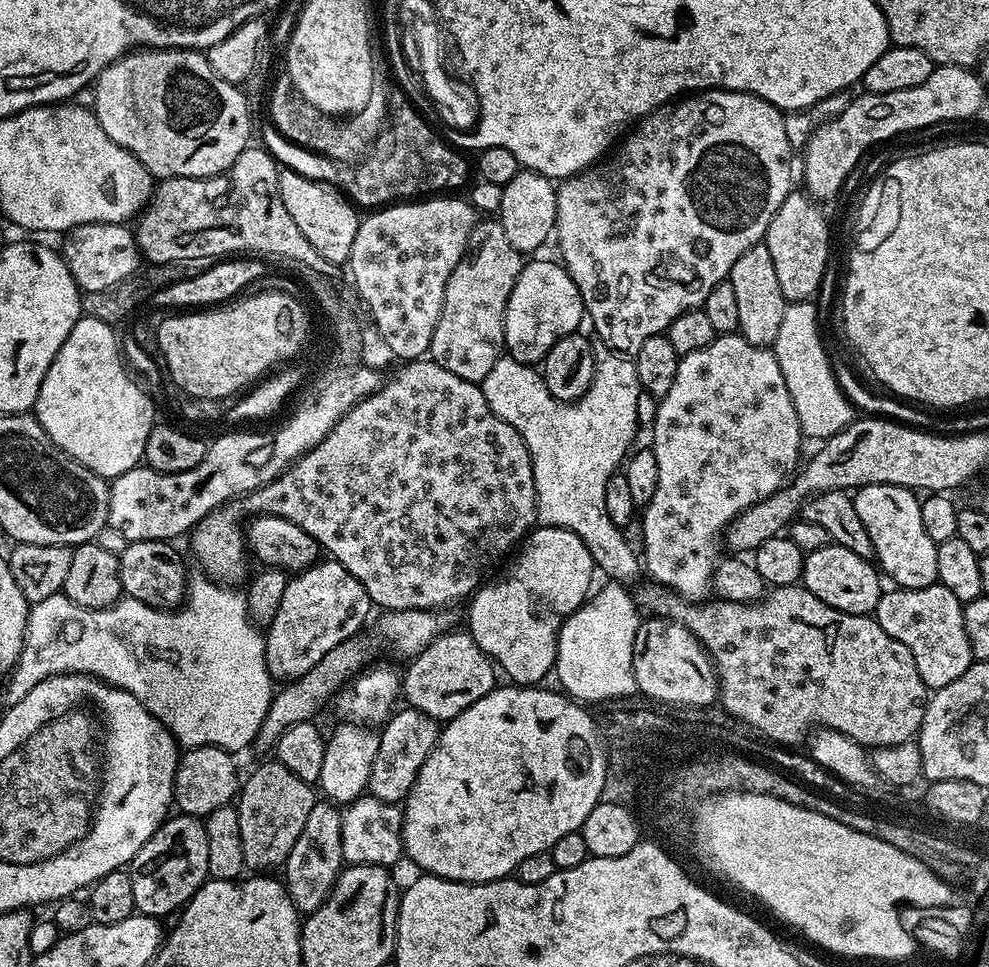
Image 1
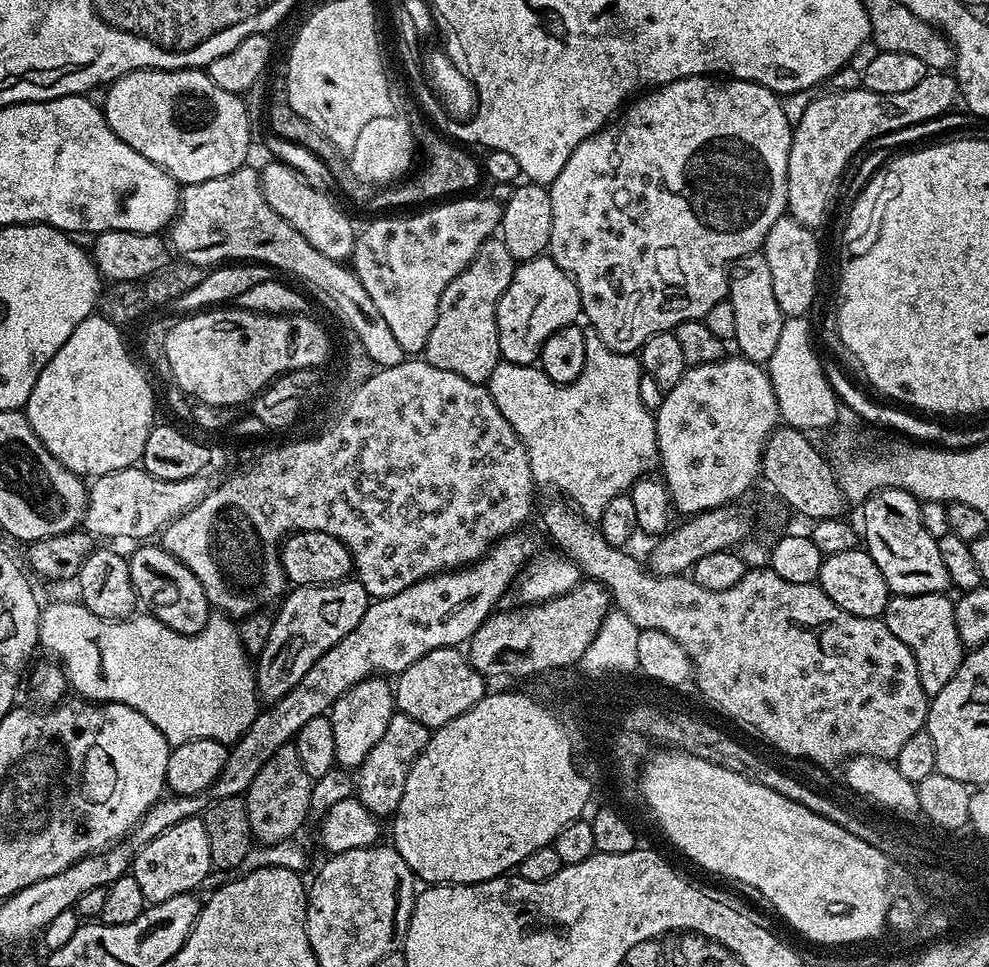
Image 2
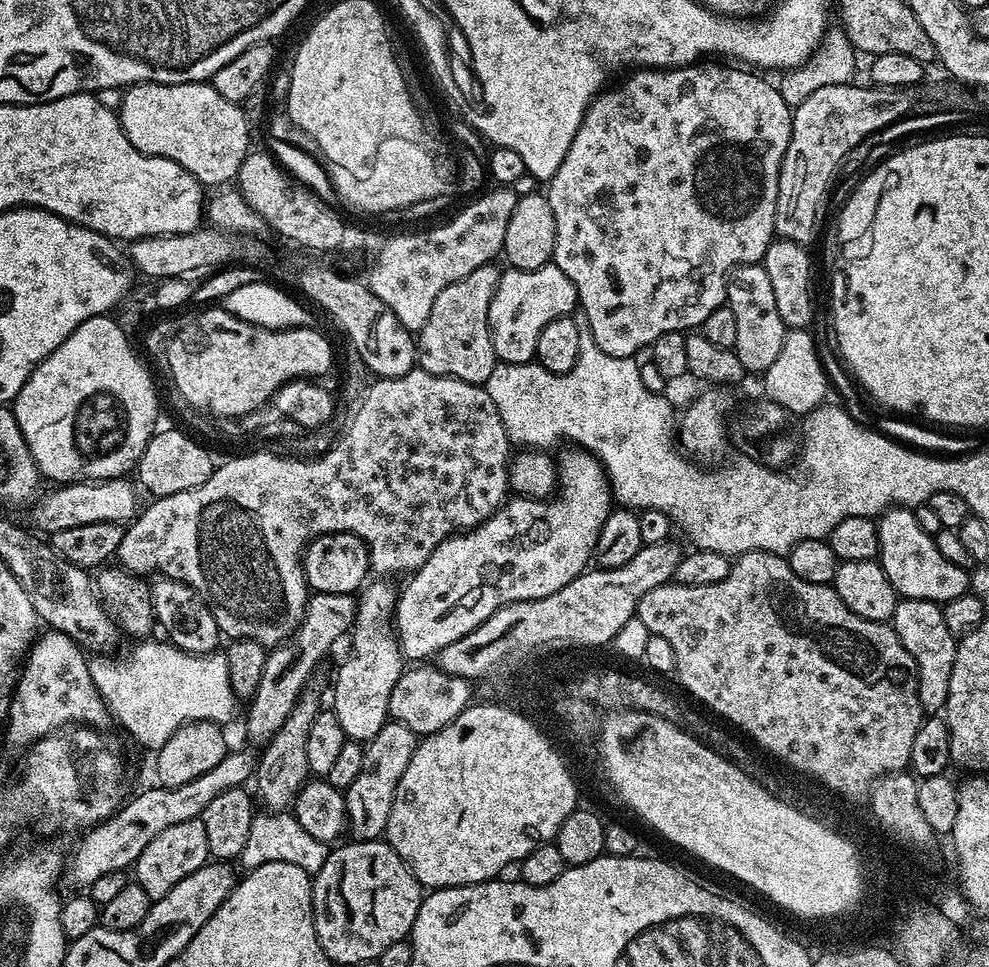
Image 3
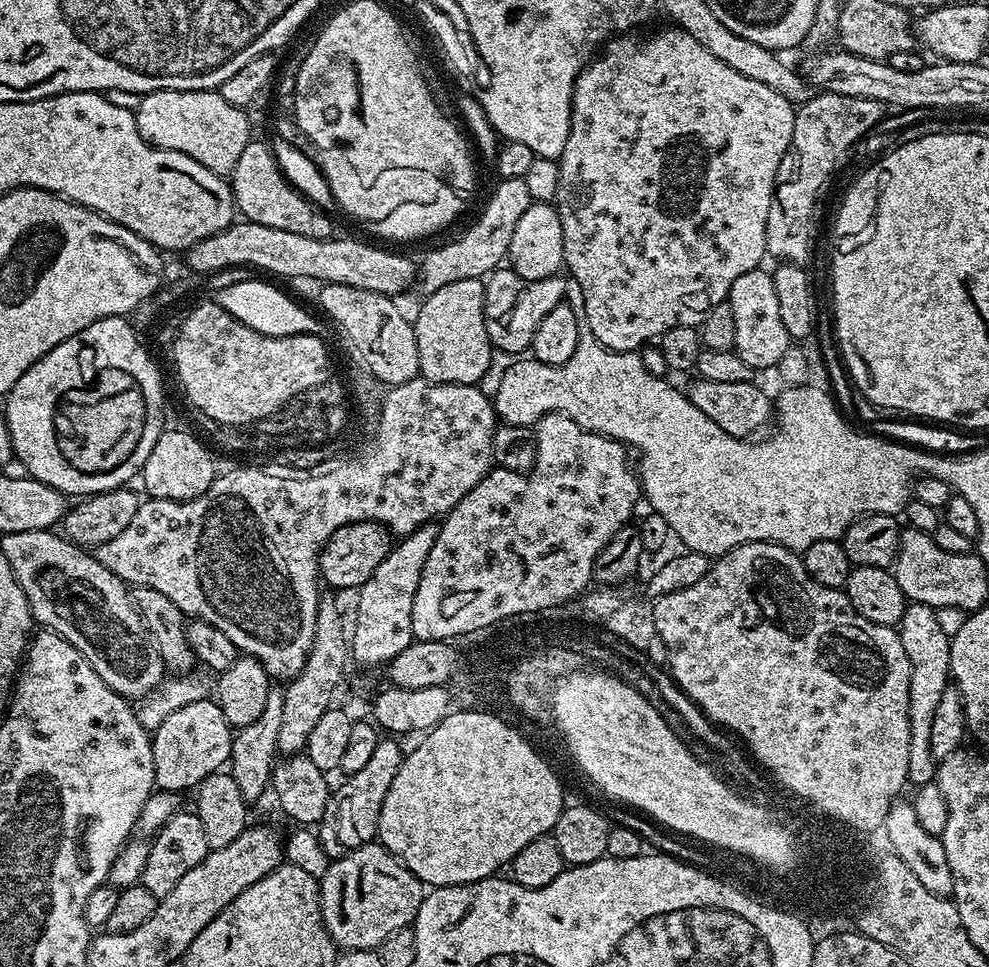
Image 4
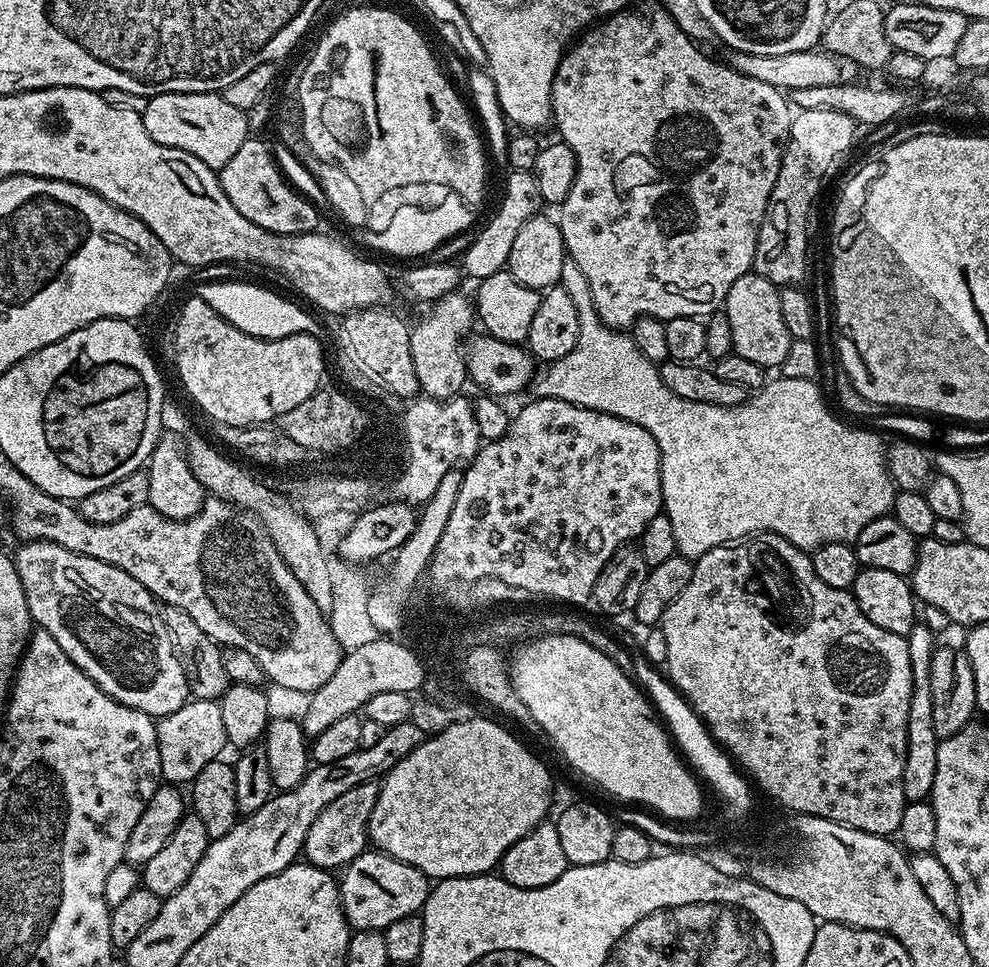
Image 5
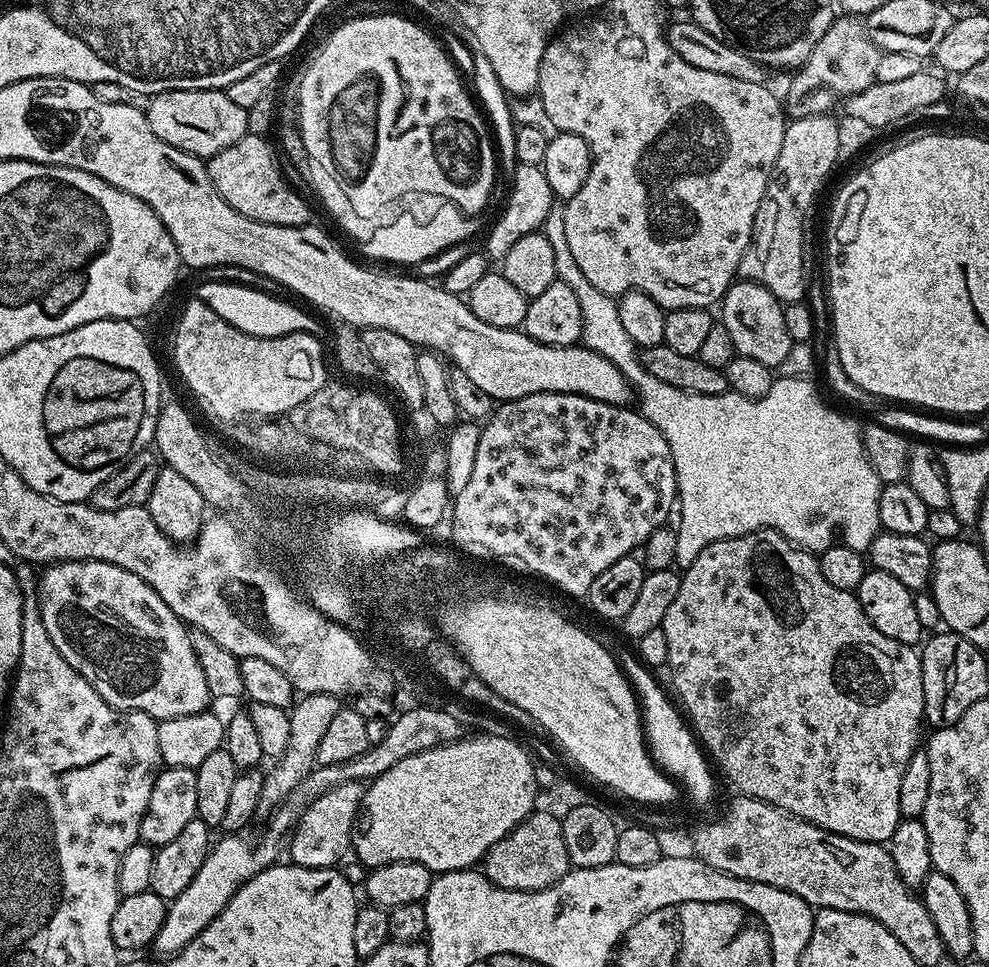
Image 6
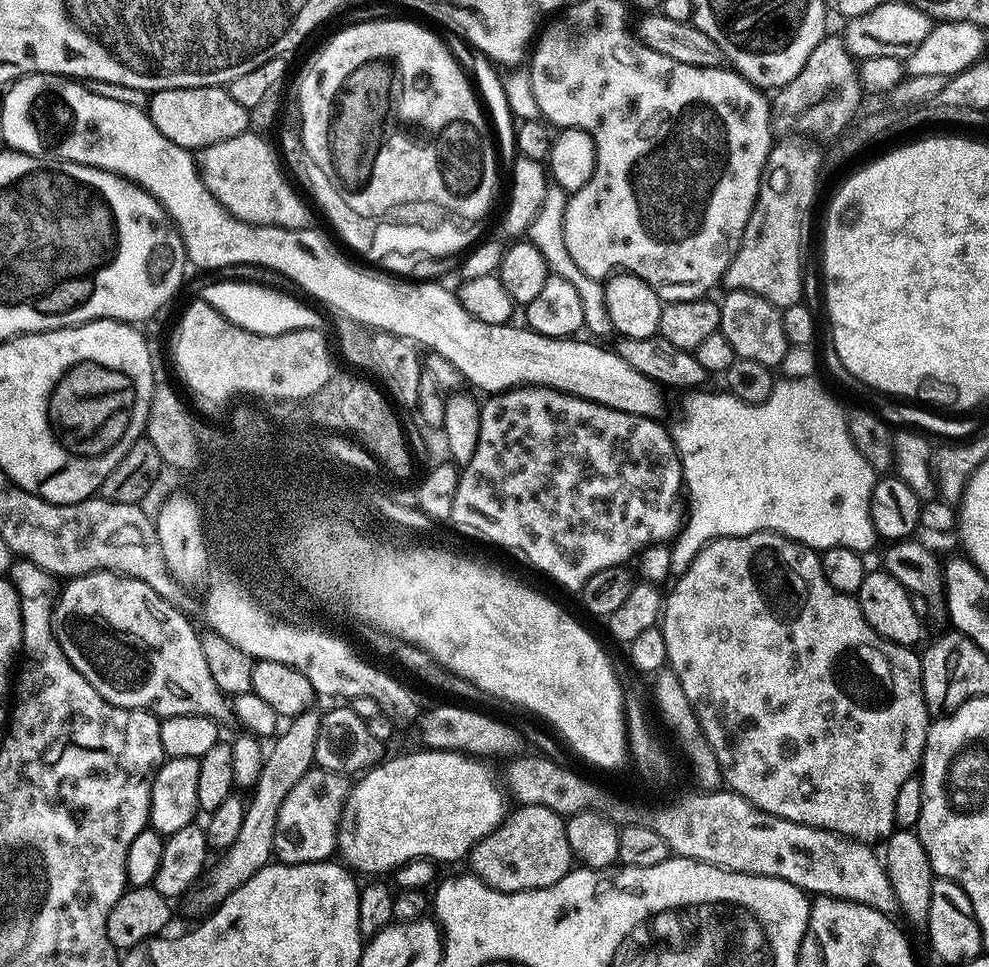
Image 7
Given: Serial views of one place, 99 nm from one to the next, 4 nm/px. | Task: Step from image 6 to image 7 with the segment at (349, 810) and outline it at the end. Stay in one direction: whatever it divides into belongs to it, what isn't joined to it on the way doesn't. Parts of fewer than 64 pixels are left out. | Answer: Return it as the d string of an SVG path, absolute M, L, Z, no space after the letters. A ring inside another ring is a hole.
M313 766L294 782L294 786L277 810L272 850L282 864L313 864L328 860L337 851L336 832L340 815L348 800L350 780L347 775Z

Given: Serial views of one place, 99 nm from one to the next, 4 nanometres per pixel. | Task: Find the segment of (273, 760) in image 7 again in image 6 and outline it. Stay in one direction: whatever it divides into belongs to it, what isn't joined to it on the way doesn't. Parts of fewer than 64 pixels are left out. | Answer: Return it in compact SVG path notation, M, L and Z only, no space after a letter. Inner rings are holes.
M309 692L301 695L291 705L288 717L290 718L290 738L286 742L286 750L275 757L272 769L264 772L262 782L262 796L256 810L257 817L267 818L283 804L284 800L317 767L316 755L318 754L318 742L322 742L324 731L330 726L330 722L336 720L340 713L341 701L329 692Z

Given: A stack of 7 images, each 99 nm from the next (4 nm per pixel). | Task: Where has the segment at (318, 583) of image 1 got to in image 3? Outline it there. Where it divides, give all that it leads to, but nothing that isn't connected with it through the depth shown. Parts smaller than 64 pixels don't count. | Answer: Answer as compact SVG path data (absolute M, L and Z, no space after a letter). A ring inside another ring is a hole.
M318 592L309 597L304 617L299 617L295 636L269 651L258 690L247 701L248 721L244 728L249 738L259 746L267 745L270 737L278 734L282 722L286 722L290 710L294 710L298 698L306 691L307 684L304 683L311 678L316 663L335 646L336 639L344 631L345 635L353 627L356 619L356 600L352 596Z

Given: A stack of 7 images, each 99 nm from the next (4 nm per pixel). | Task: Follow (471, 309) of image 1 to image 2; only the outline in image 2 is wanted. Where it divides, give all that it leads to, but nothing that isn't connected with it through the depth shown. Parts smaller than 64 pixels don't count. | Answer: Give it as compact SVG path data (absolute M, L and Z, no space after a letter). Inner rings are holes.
M493 238L484 243L474 254L470 266L442 290L442 298L438 302L438 322L434 322L434 330L430 330L430 338L422 353L423 359L438 370L450 370L450 374L458 374L475 384L487 385L502 357L498 346L498 326L496 325L496 307L500 296L510 286L510 278L514 278L514 270L518 261L506 250L503 239Z

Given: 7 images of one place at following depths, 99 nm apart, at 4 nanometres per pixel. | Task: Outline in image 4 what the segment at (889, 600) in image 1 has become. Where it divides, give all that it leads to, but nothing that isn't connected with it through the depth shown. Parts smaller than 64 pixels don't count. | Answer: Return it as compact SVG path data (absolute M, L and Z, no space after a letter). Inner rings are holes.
M909 603L900 619L898 631L902 638L902 647L906 649L906 658L910 658L910 762L906 765L908 784L931 784L936 778L938 762L930 750L930 730L934 723L934 714L938 710L938 702L942 702L942 694L950 686L952 641L938 627L936 609L925 604Z

